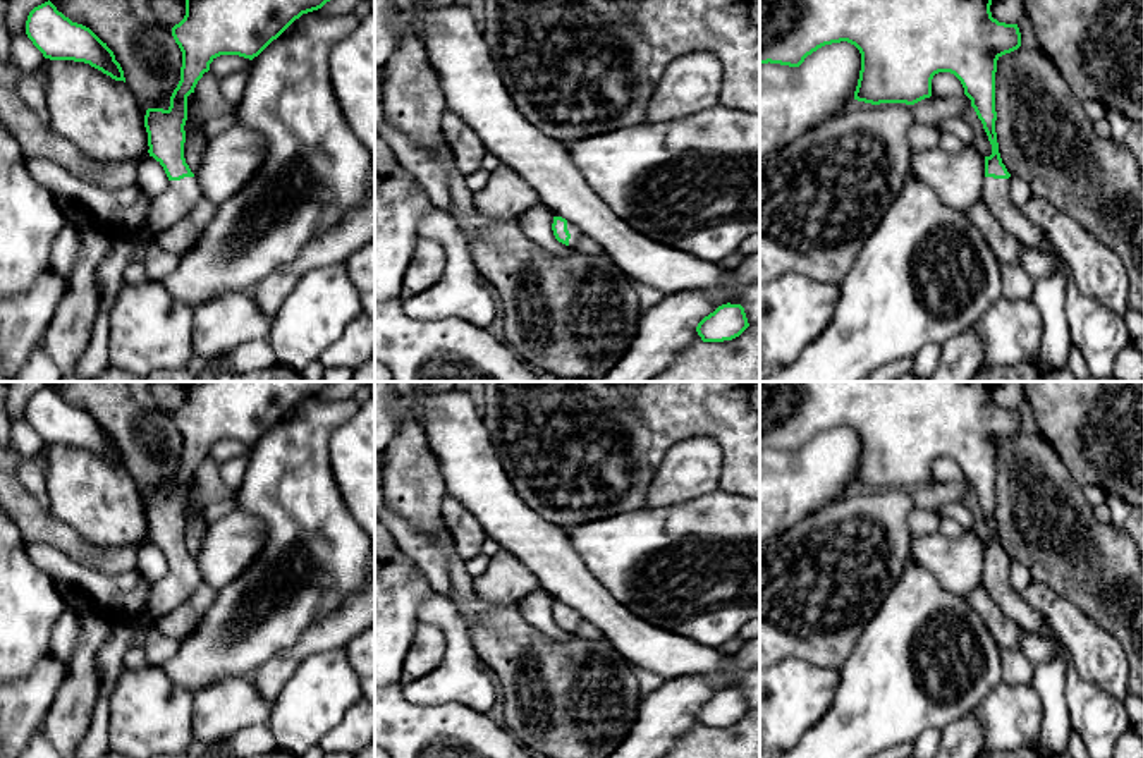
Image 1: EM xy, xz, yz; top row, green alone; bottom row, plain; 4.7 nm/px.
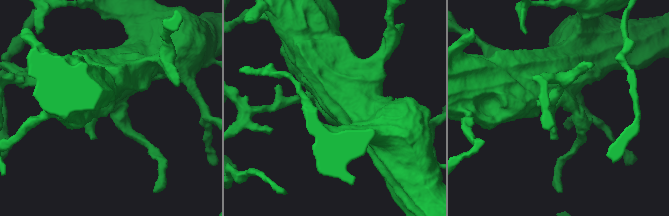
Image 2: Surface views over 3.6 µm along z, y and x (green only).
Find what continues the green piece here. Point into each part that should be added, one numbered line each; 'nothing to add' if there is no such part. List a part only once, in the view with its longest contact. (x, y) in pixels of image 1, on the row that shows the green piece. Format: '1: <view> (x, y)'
1: xy (181, 196)

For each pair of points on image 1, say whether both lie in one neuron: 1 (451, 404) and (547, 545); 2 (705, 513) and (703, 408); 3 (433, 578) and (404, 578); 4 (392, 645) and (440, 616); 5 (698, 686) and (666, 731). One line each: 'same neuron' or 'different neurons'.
1: same neuron
2: different neurons
3: different neurons
4: different neurons
5: same neuron

